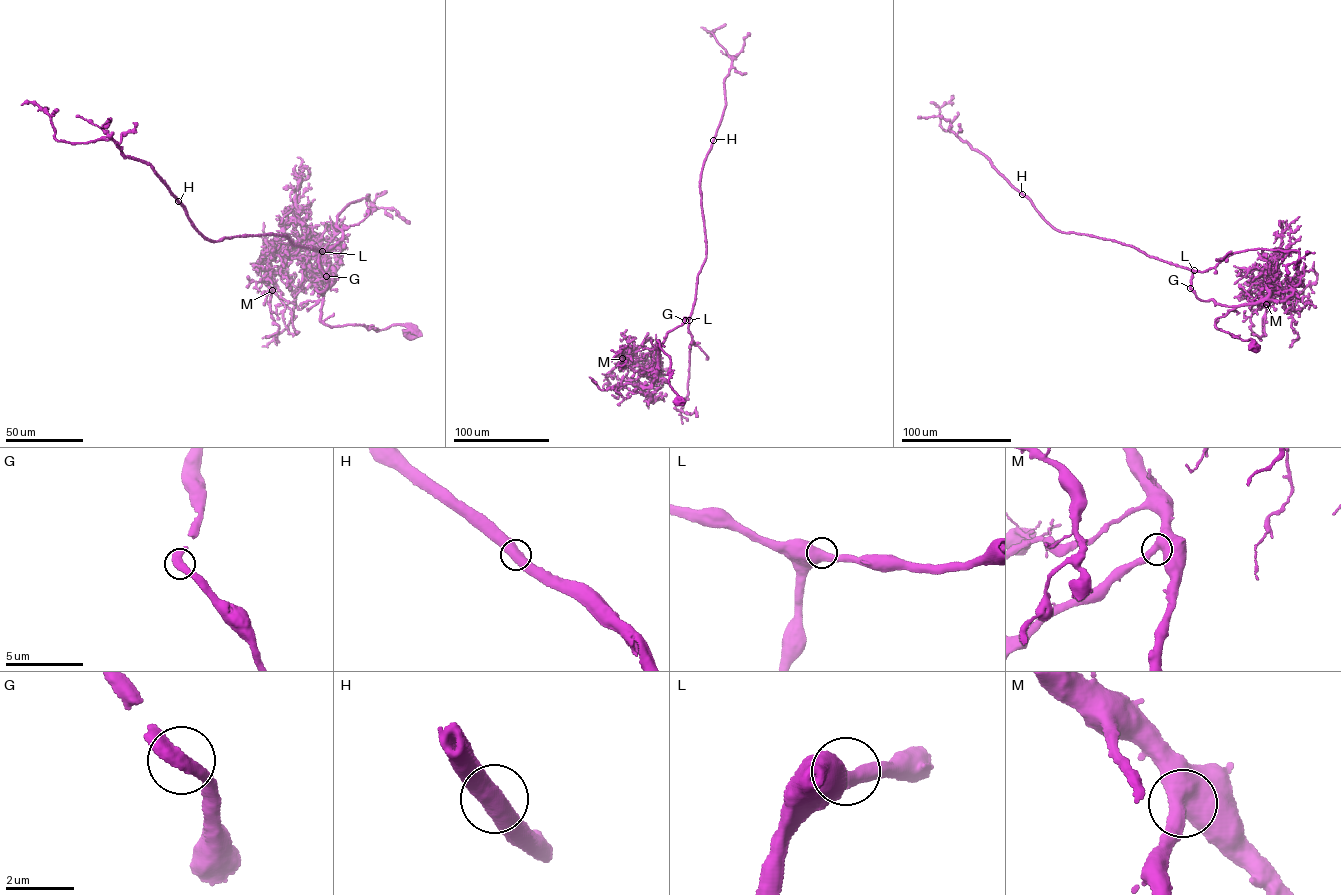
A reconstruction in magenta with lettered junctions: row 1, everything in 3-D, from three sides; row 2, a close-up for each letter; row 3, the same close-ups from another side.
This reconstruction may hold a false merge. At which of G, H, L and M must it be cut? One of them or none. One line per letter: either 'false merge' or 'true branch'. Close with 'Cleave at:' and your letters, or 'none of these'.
G: true branch
H: true branch
L: true branch
M: true branch
Cleave at: none of these

